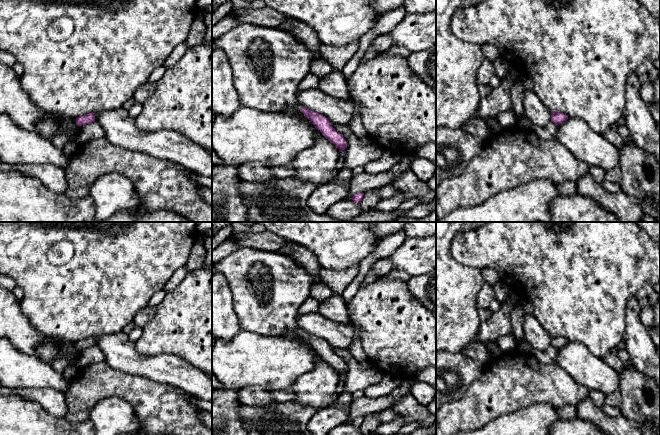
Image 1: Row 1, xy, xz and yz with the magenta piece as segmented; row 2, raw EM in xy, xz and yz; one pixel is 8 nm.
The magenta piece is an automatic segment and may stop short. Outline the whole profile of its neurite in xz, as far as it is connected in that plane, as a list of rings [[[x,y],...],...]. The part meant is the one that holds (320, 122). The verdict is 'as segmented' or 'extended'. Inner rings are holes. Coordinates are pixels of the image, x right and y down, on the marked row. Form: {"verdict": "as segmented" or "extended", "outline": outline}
{"verdict": "as segmented", "outline": [[[302,107],[301,110],[304,116],[312,122],[314,127],[339,149],[339,152],[347,148],[345,138],[332,127],[332,123],[328,118],[305,107]]]}

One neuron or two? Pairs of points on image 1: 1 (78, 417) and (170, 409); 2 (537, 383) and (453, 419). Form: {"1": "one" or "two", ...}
{"1": "two", "2": "one"}

